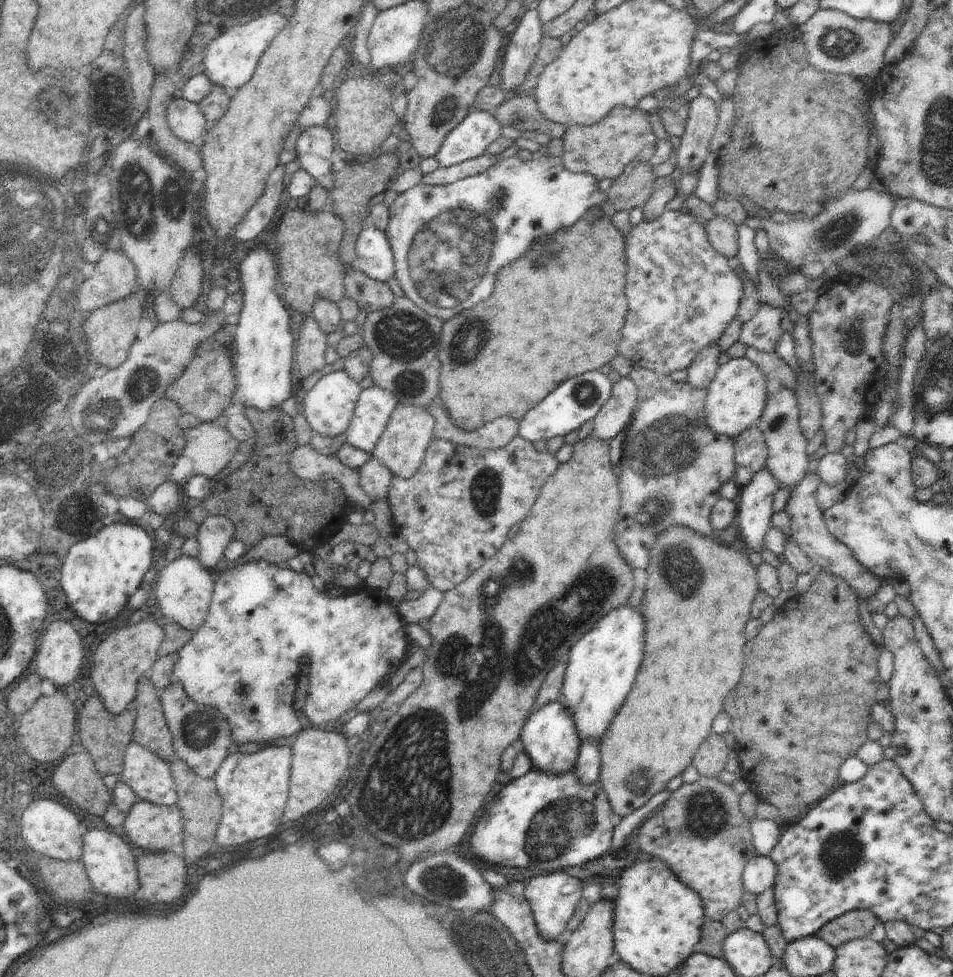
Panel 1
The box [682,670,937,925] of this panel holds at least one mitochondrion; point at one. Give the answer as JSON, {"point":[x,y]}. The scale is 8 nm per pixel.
{"point":[843,854]}

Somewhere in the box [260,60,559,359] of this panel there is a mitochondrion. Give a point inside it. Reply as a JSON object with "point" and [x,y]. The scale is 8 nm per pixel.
{"point":[453,255]}

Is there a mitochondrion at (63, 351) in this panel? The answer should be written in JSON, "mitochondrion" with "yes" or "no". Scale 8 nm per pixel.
{"mitochondrion":"yes"}

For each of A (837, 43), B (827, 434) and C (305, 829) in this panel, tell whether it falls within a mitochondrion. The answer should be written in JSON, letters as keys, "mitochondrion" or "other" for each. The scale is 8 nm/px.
{"A":"mitochondrion","B":"other","C":"other"}

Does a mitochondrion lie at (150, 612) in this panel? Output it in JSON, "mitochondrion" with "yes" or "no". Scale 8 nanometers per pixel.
{"mitochondrion":"no"}

